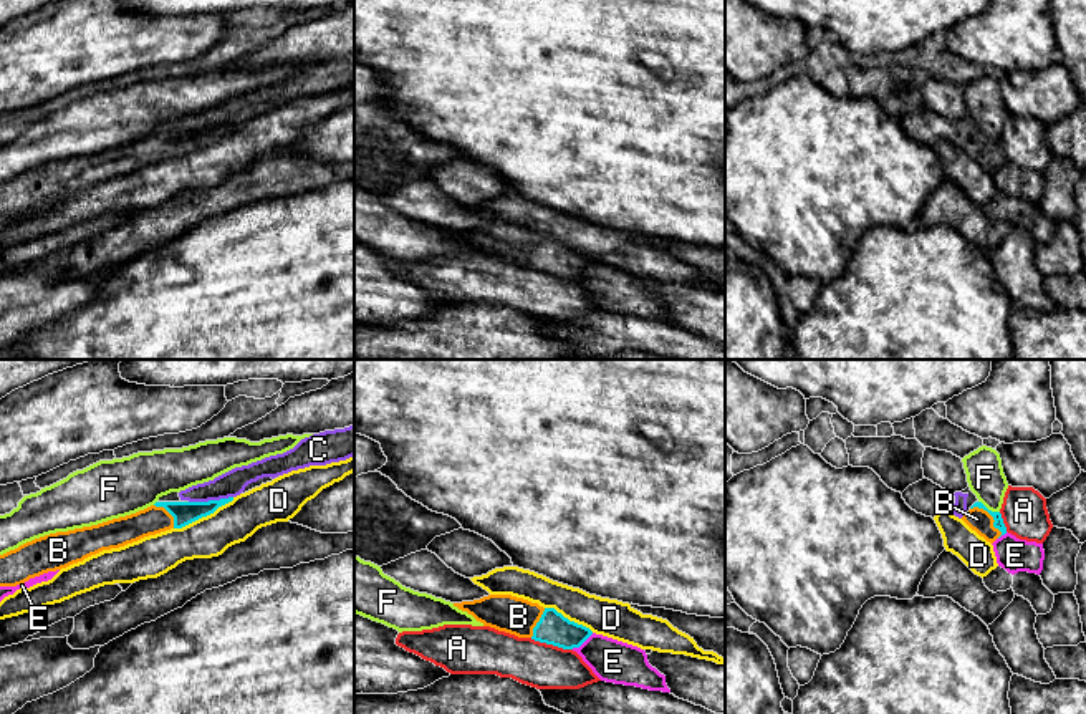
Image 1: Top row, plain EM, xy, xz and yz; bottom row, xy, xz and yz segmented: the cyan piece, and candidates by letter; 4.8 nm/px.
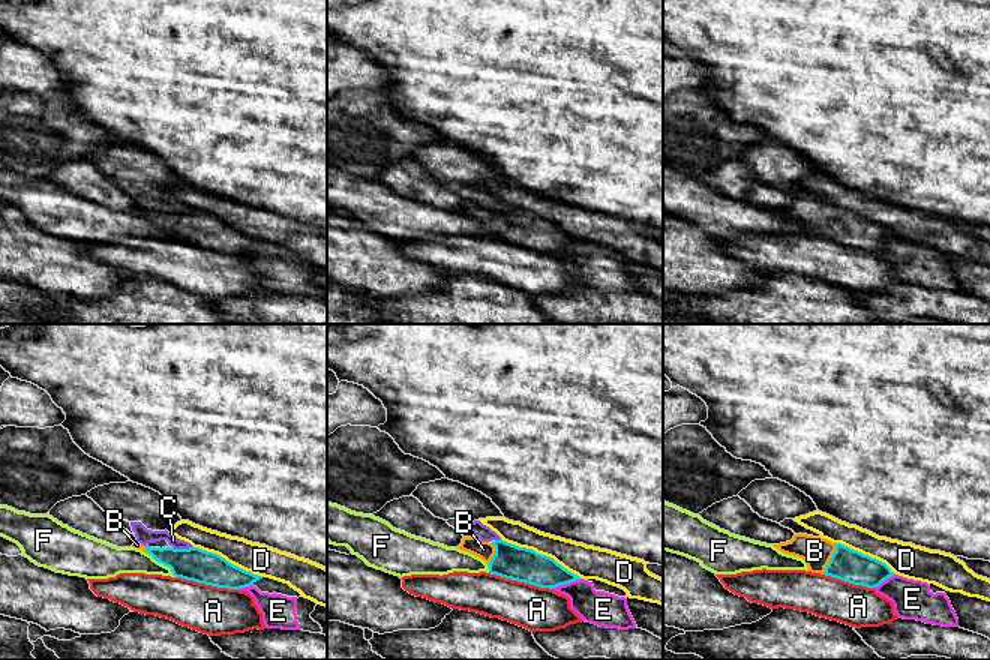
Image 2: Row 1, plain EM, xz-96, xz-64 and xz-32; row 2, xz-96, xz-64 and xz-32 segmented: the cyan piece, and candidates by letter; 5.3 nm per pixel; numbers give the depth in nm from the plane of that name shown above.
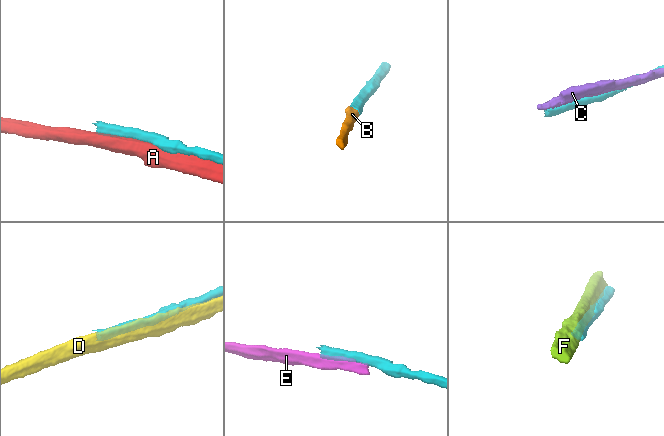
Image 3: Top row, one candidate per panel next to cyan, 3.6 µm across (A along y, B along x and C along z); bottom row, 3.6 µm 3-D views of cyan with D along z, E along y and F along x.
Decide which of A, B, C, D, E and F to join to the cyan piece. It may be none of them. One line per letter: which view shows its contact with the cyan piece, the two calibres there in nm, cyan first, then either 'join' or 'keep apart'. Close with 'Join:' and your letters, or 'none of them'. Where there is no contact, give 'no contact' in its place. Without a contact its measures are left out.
A: xz | 160/220 nm | keep apart
B: yz | 50/110 nm | join
C: xy | 110/130 nm | keep apart
D: xy | 110/200 nm | keep apart
E: xz | 160/200 nm | keep apart
F: yz | 50/180 nm | keep apart
Join: B

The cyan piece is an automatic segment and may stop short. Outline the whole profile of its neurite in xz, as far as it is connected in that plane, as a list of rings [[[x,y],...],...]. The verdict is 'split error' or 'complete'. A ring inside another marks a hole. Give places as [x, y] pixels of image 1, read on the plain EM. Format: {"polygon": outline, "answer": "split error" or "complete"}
{"polygon": [[[488,224],[473,230],[454,232],[454,235],[467,240],[483,255],[563,278],[579,277],[593,263],[589,257],[569,250],[555,237],[543,237],[512,224]]], "answer": "split error"}

